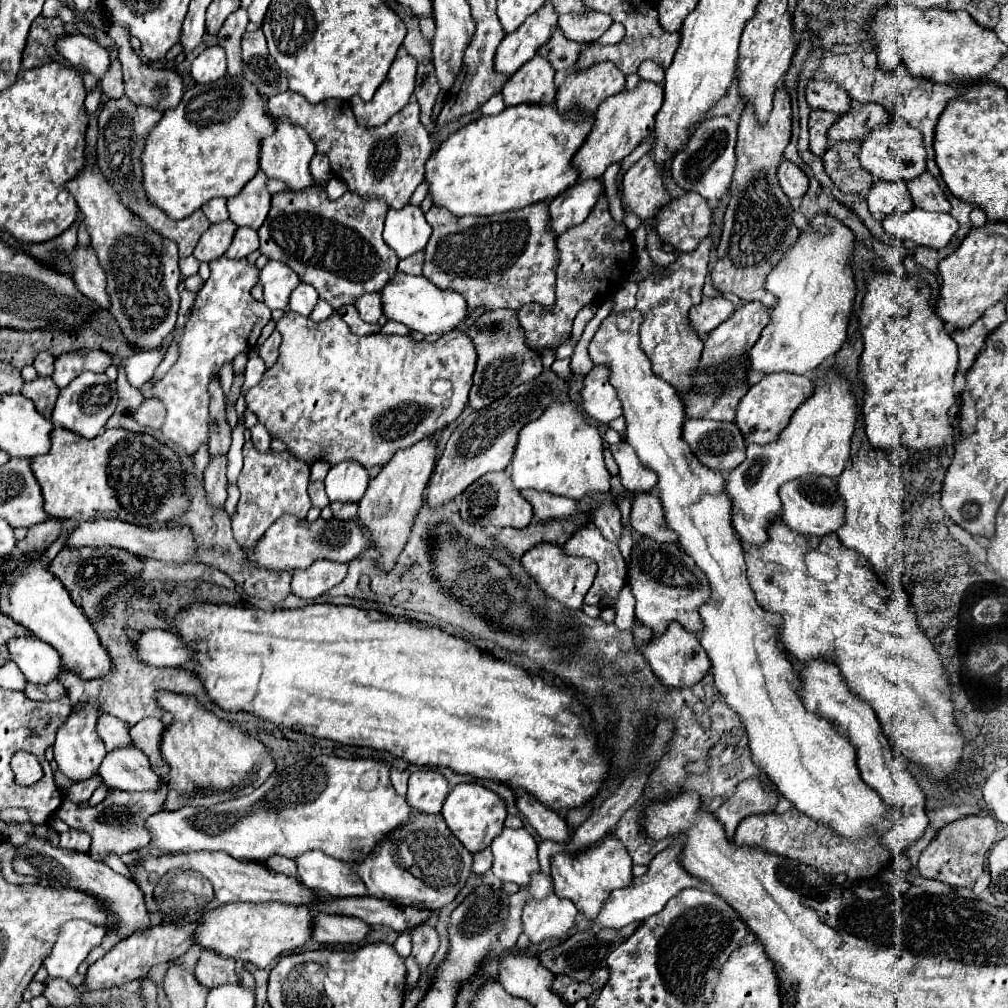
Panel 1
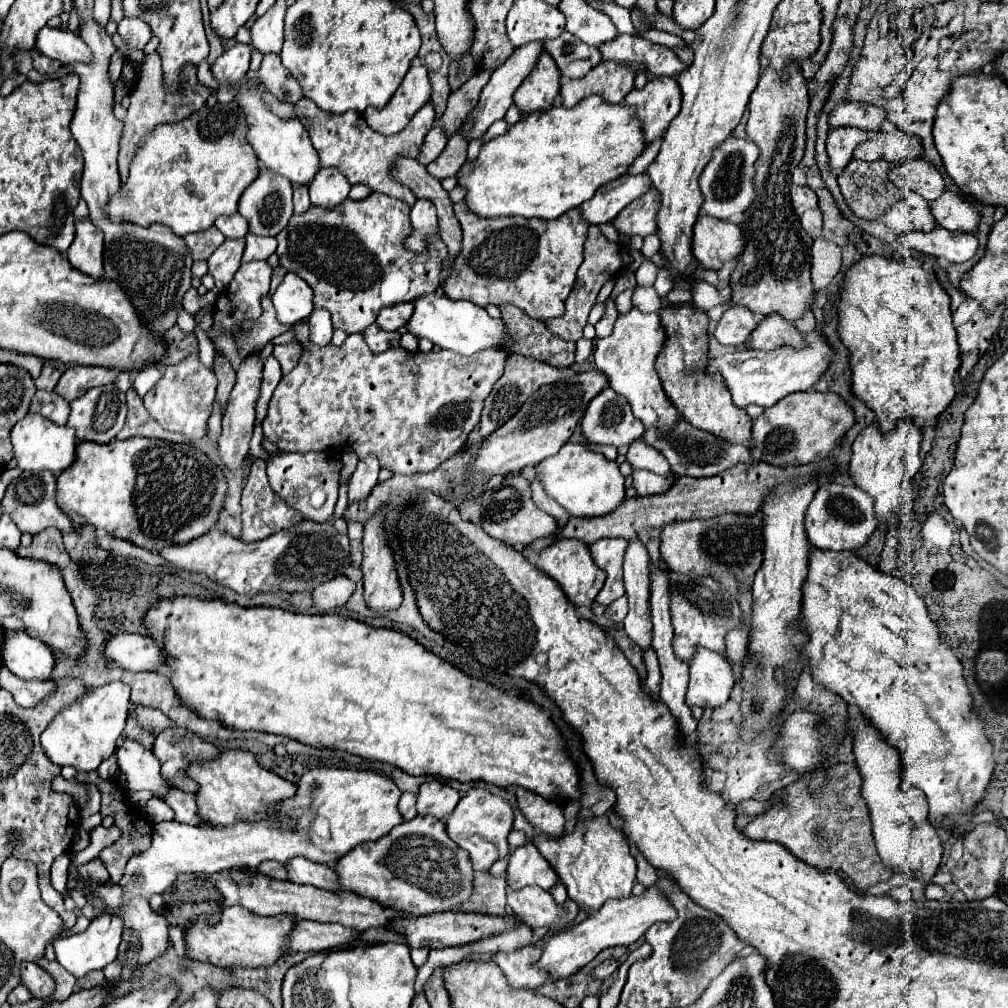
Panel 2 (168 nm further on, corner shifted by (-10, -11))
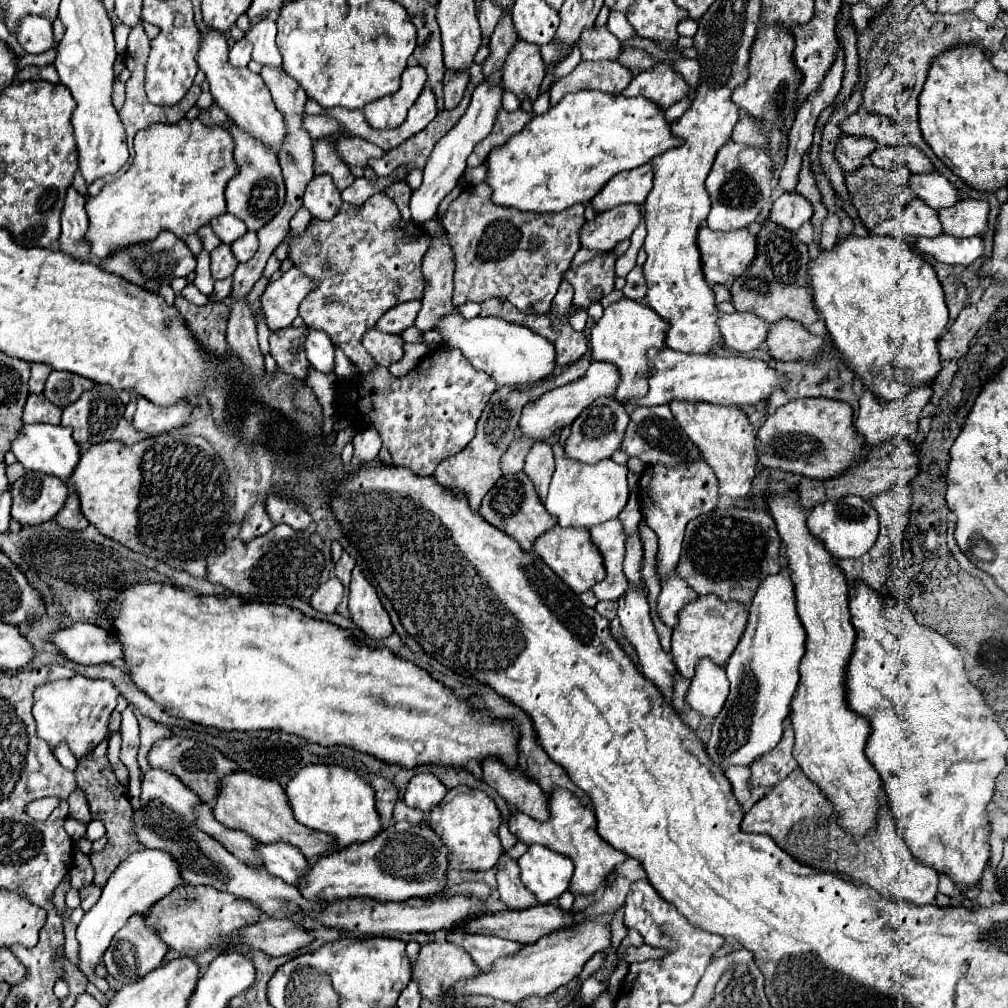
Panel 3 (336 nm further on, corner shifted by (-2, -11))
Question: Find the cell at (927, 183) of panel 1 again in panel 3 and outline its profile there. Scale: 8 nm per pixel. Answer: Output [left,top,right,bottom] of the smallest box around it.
[937,198,989,238]

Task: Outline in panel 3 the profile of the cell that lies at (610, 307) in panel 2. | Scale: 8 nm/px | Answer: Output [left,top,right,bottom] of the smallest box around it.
[565,252,615,308]

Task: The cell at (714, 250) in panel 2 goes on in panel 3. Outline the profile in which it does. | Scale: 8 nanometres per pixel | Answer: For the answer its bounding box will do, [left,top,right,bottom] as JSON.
[697,226,755,284]

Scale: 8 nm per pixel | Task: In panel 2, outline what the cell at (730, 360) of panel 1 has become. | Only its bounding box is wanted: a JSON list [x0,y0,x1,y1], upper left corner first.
[747,314,803,350]

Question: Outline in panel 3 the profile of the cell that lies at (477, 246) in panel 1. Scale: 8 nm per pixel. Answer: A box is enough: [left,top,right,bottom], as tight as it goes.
[443,184,585,314]

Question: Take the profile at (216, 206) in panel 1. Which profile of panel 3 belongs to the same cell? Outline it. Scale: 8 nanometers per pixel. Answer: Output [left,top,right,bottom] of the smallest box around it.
[211,214,247,244]

